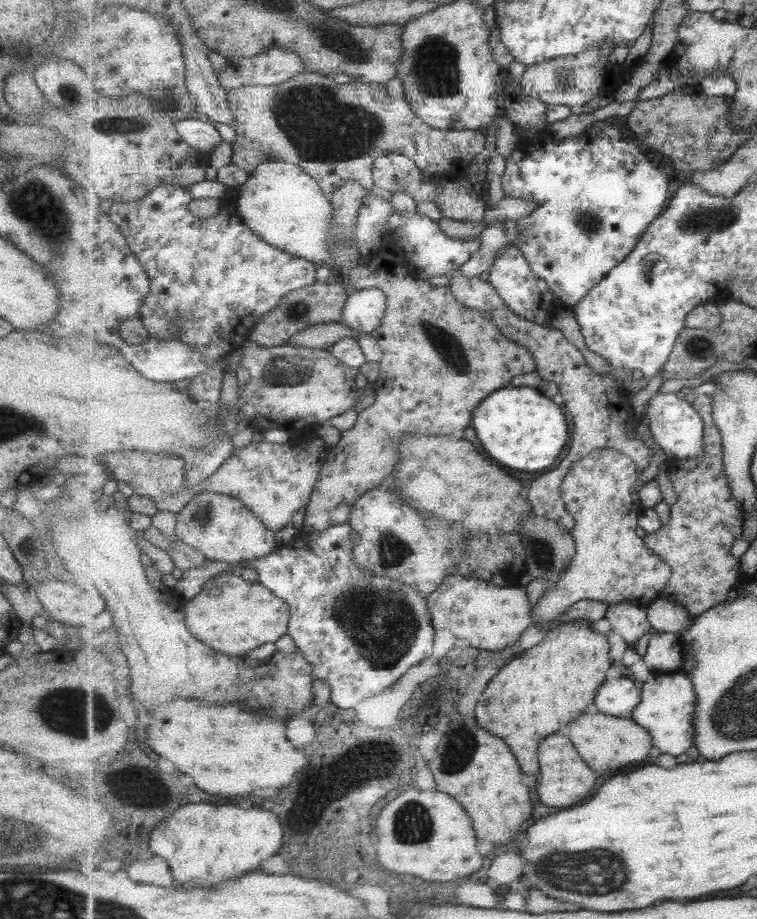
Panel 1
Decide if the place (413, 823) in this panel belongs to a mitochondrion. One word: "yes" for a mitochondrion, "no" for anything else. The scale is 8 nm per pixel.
yes

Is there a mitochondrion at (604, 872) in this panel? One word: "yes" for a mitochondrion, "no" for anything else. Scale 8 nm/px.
yes

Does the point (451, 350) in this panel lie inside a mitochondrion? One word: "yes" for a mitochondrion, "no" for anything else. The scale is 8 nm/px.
yes

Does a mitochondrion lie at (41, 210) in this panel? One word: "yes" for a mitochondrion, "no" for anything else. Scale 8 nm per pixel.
yes

